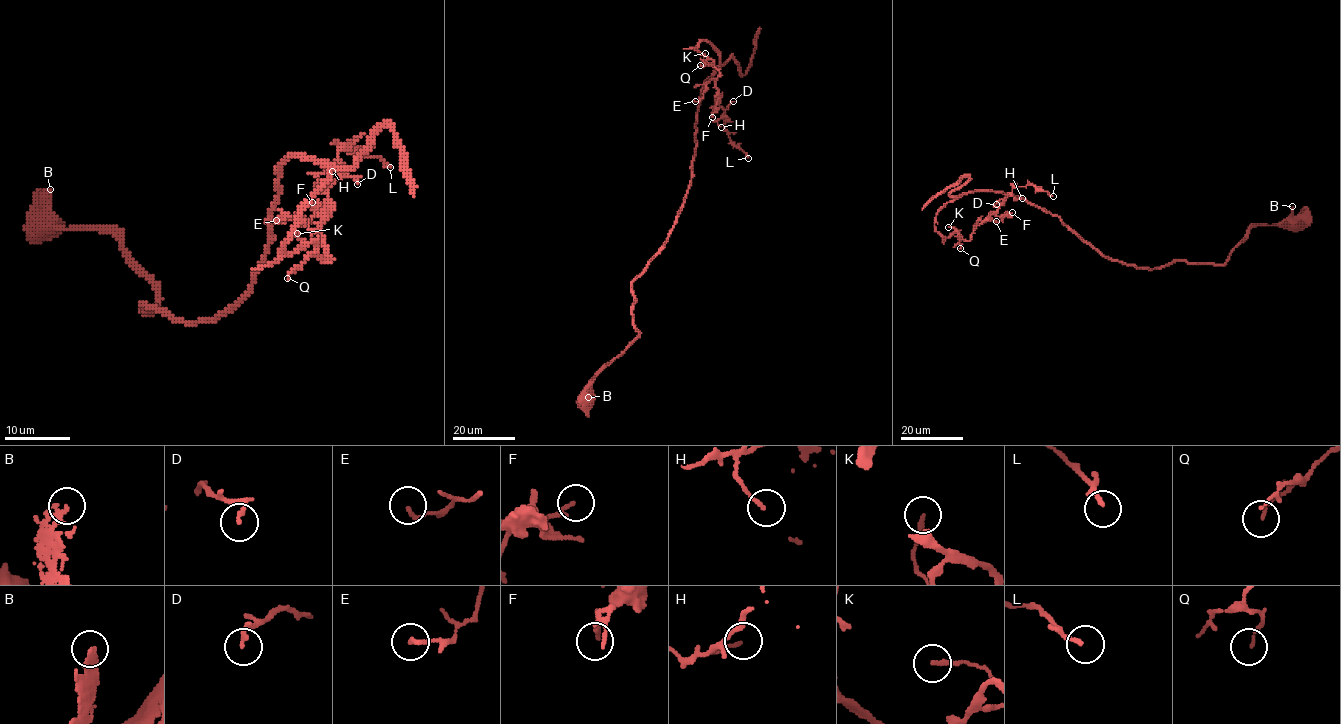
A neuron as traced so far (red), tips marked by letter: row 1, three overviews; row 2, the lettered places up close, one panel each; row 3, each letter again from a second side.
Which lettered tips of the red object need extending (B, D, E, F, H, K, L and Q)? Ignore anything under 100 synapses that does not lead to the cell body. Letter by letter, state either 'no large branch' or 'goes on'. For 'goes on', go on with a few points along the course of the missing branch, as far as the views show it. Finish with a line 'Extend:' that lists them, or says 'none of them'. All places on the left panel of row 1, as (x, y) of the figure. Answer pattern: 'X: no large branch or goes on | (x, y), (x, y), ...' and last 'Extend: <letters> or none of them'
B: no large branch
D: no large branch
E: no large branch
F: no large branch
H: no large branch
K: no large branch
L: no large branch
Q: no large branch
Extend: none of them

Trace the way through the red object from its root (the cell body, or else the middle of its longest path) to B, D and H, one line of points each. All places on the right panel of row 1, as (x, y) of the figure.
B: (1296, 226), (1298, 222), (1292, 216), (1292, 206)
D: (1296, 226), (1254, 225), (1223, 264), (1154, 268), (997, 191), (947, 202), (935, 229), (969, 240), (996, 204)
H: (1296, 226), (1254, 225), (1223, 264), (1154, 268), (997, 191), (947, 202), (935, 229), (969, 240), (1022, 198)

